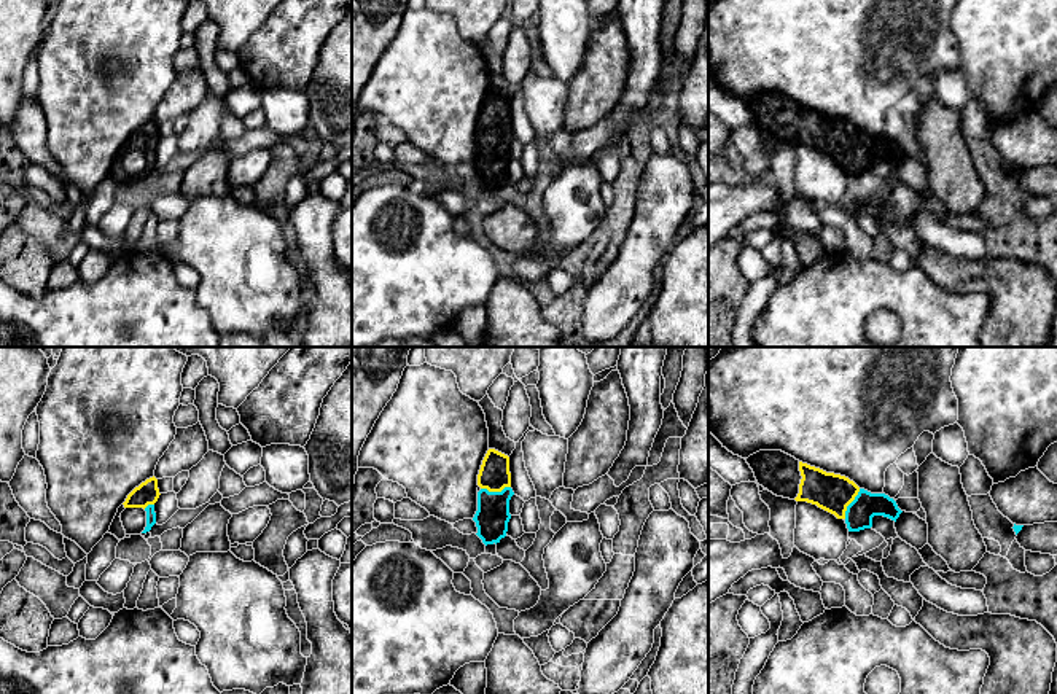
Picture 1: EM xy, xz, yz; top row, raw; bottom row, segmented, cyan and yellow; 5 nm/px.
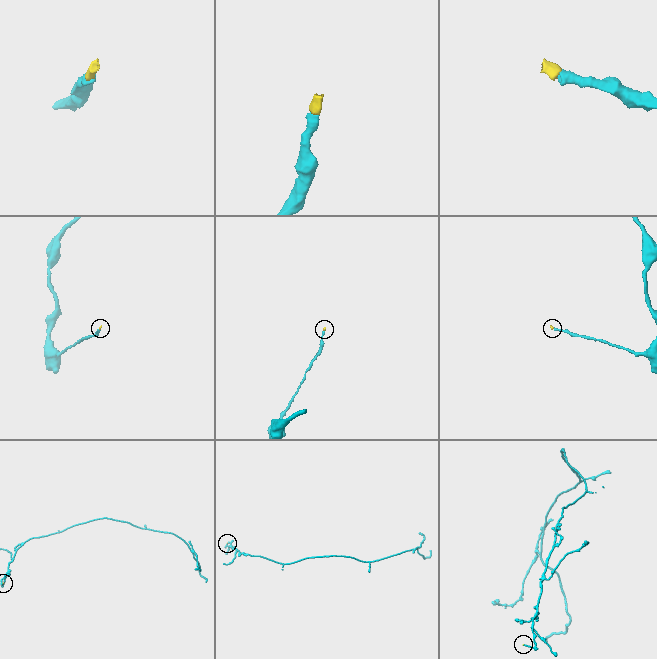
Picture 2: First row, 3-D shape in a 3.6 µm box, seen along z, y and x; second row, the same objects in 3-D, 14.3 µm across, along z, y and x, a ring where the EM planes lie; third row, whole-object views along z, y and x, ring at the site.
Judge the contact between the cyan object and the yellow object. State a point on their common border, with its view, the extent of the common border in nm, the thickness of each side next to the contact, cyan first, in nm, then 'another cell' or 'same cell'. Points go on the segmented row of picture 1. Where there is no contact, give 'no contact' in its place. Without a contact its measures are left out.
contact xz (495, 492); length 150 nm; calibres 170 and 160 nm; same cell

